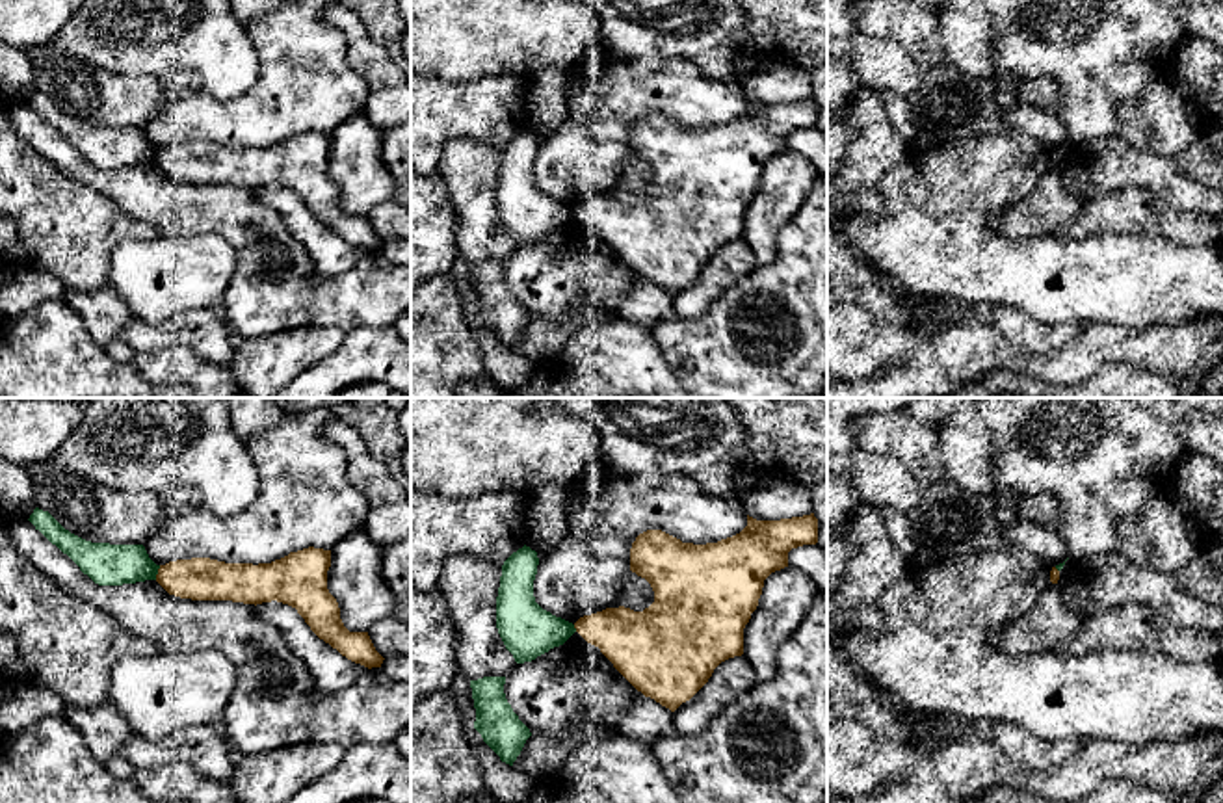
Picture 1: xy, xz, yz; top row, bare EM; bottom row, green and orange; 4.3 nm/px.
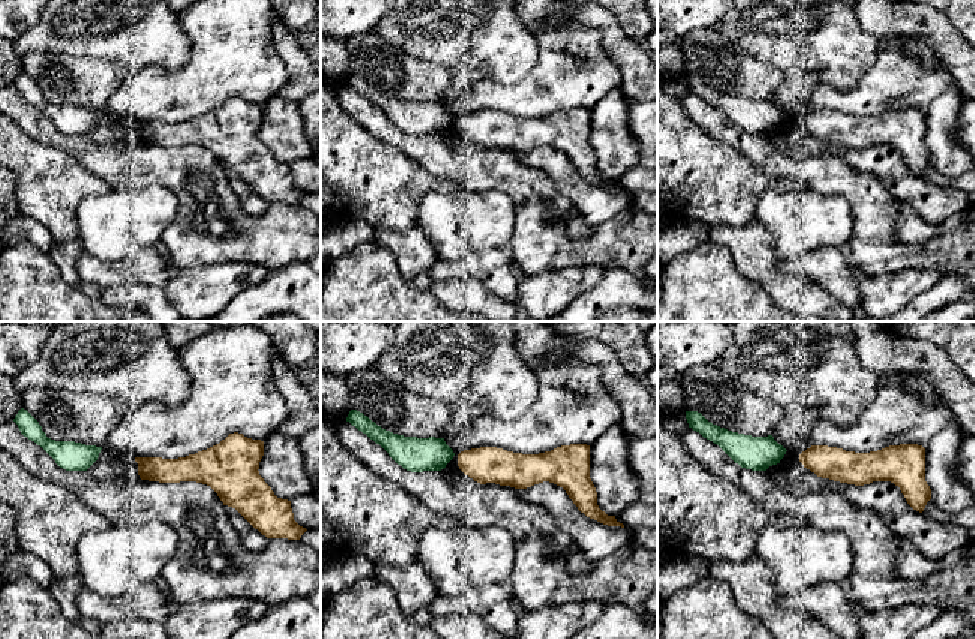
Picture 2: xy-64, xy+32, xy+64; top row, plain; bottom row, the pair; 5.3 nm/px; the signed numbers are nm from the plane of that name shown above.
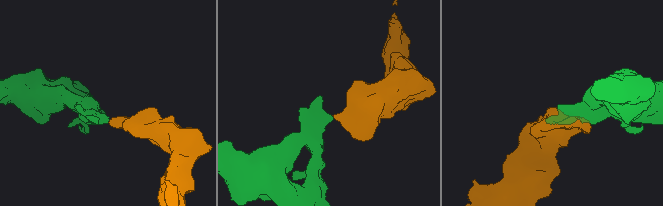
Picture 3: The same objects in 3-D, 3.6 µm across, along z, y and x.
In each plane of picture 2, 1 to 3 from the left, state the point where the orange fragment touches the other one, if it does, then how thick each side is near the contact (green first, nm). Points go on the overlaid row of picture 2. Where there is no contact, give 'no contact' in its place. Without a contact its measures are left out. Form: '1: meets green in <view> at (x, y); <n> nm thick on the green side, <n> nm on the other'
1: no contact
2: no contact
3: no contact

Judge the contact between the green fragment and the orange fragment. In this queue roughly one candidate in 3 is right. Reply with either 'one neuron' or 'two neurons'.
two neurons

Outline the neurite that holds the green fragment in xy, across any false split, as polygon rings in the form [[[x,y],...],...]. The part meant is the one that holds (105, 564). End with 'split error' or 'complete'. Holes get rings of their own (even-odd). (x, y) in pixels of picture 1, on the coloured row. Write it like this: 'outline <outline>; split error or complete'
outline [[[39,507],[28,519],[52,545],[67,554],[99,586],[156,580],[156,565],[143,545],[91,543],[65,530]]]; complete

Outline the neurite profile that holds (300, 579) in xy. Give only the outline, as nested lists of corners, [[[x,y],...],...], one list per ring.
[[[309,546],[258,565],[210,558],[177,559],[160,565],[156,582],[180,599],[288,604],[342,656],[368,669],[381,667],[385,658],[368,632],[349,632],[344,626],[338,602],[327,589],[329,567],[331,550]]]

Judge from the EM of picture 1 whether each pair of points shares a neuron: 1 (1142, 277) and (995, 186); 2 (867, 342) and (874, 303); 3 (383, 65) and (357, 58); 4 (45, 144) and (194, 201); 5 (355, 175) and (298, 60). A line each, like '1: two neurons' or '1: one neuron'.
1: one neuron
2: two neurons
3: one neuron
4: one neuron
5: two neurons

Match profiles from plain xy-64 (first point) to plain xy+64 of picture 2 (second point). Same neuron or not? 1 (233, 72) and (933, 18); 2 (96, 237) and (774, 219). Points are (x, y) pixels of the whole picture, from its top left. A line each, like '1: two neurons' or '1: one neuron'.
1: two neurons
2: one neuron

